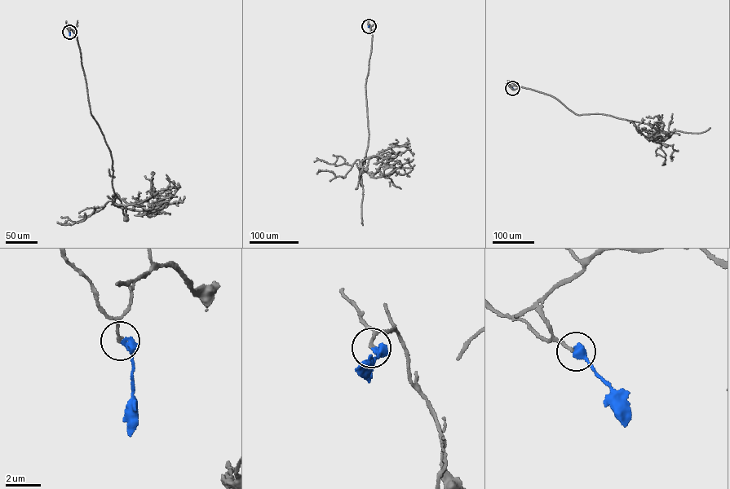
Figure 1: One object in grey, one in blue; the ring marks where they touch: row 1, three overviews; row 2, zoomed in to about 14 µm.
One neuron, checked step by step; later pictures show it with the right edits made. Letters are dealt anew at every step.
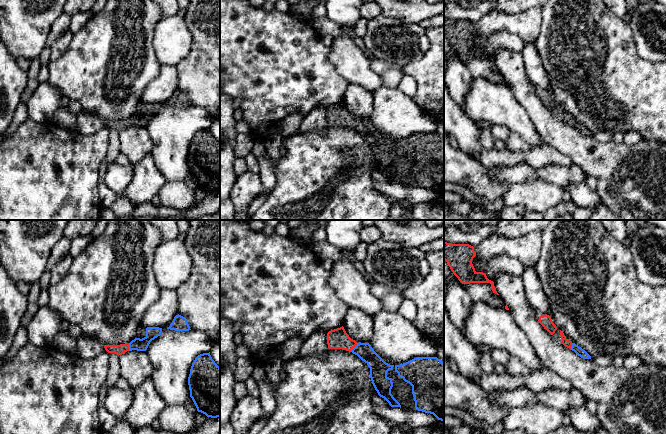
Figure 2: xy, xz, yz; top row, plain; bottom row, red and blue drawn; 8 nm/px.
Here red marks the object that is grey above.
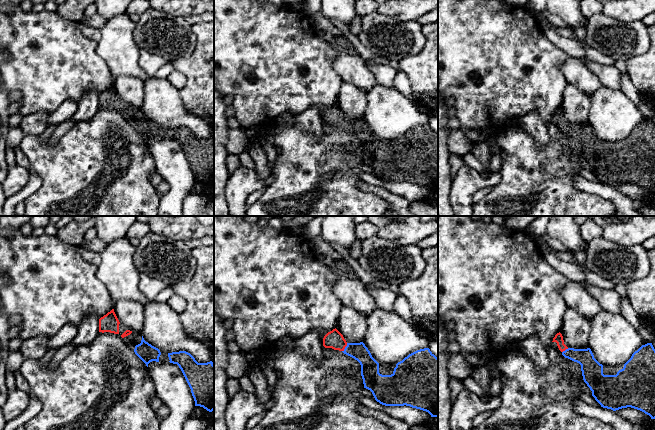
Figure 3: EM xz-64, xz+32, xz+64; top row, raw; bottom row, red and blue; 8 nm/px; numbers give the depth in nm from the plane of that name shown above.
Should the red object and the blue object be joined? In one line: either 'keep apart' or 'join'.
join

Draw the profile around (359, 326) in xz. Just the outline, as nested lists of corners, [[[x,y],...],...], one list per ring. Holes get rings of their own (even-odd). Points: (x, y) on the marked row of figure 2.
[[[348,307],[343,327],[351,339],[366,343],[374,333],[373,317],[360,309]]]

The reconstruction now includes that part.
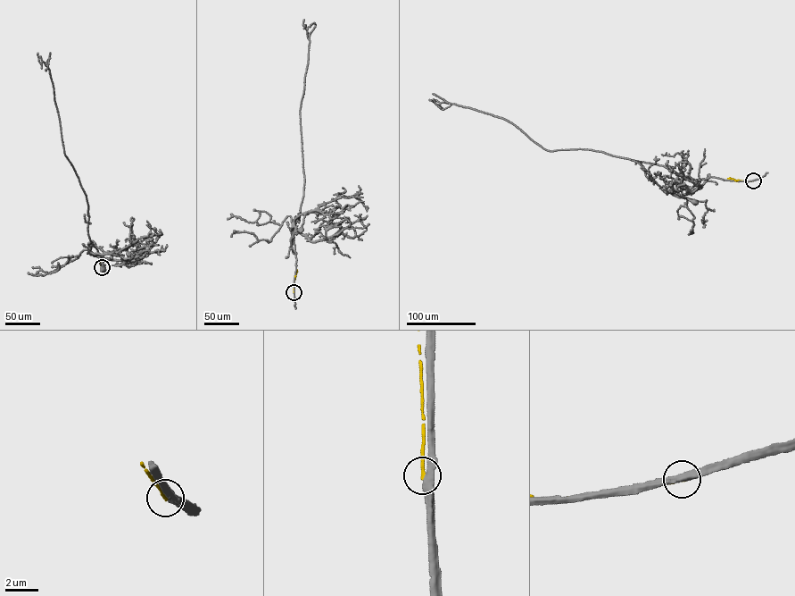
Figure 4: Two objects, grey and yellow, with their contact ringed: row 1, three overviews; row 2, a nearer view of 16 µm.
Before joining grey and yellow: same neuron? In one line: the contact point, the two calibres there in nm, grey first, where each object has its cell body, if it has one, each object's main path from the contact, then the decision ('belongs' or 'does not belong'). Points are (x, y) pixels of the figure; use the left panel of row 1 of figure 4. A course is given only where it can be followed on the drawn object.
place (102, 267); calibres 440 and 200 nm; soma grey (103, 269); soma yellow none; course grey (102, 267), (95, 244), (92, 242), (89, 252), (95, 256), (91, 252), (102, 255), (103, 269); course yellow (102, 267), (100, 256); does not belong

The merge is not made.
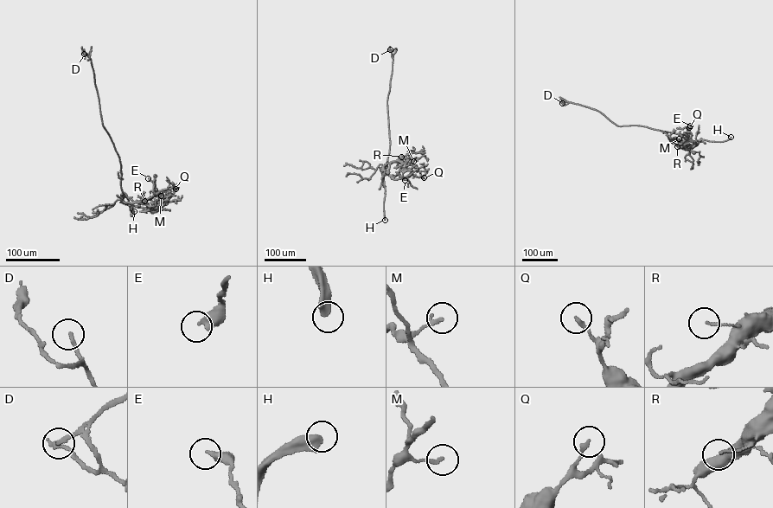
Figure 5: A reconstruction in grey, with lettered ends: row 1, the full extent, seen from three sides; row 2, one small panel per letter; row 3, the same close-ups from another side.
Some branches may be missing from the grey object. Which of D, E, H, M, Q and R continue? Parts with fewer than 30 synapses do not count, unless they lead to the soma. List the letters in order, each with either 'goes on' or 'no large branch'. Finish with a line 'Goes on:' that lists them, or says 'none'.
D: goes on
E: no large branch
H: goes on
M: no large branch
Q: no large branch
R: no large branch
Goes on: D, H

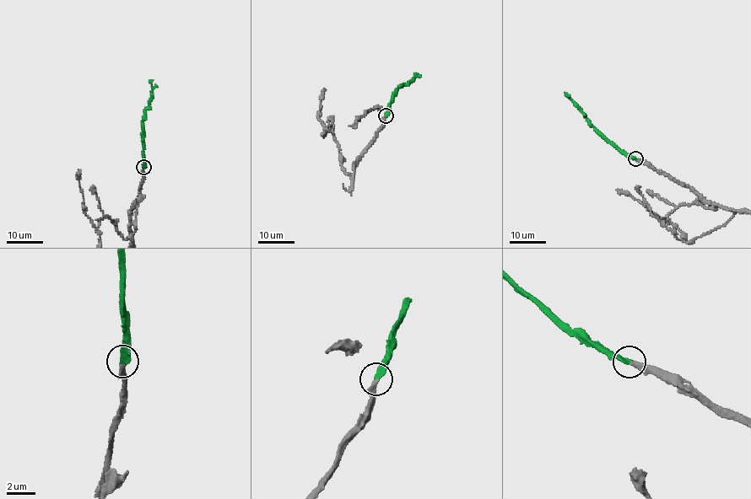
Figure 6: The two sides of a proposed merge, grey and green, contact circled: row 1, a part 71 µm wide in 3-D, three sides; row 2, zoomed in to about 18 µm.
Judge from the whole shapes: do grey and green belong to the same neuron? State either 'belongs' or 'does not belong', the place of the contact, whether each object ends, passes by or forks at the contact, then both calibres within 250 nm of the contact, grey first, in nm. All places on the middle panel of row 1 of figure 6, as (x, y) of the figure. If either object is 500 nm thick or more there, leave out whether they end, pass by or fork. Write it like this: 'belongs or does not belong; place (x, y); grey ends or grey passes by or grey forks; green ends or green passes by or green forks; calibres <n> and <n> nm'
belongs; place (386, 115); grey ends; green ends; calibres 360 and 400 nm

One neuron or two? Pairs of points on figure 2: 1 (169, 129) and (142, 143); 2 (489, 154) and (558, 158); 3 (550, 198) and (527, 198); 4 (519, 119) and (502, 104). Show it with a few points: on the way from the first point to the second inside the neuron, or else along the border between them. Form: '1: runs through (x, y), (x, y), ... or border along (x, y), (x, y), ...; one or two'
1: border along (145, 127), (152, 144), (151, 153); two
2: runs through (506, 157), (541, 157); one
3: runs through (544, 198), (533, 198); one
4: runs through (515, 117), (506, 108); one

